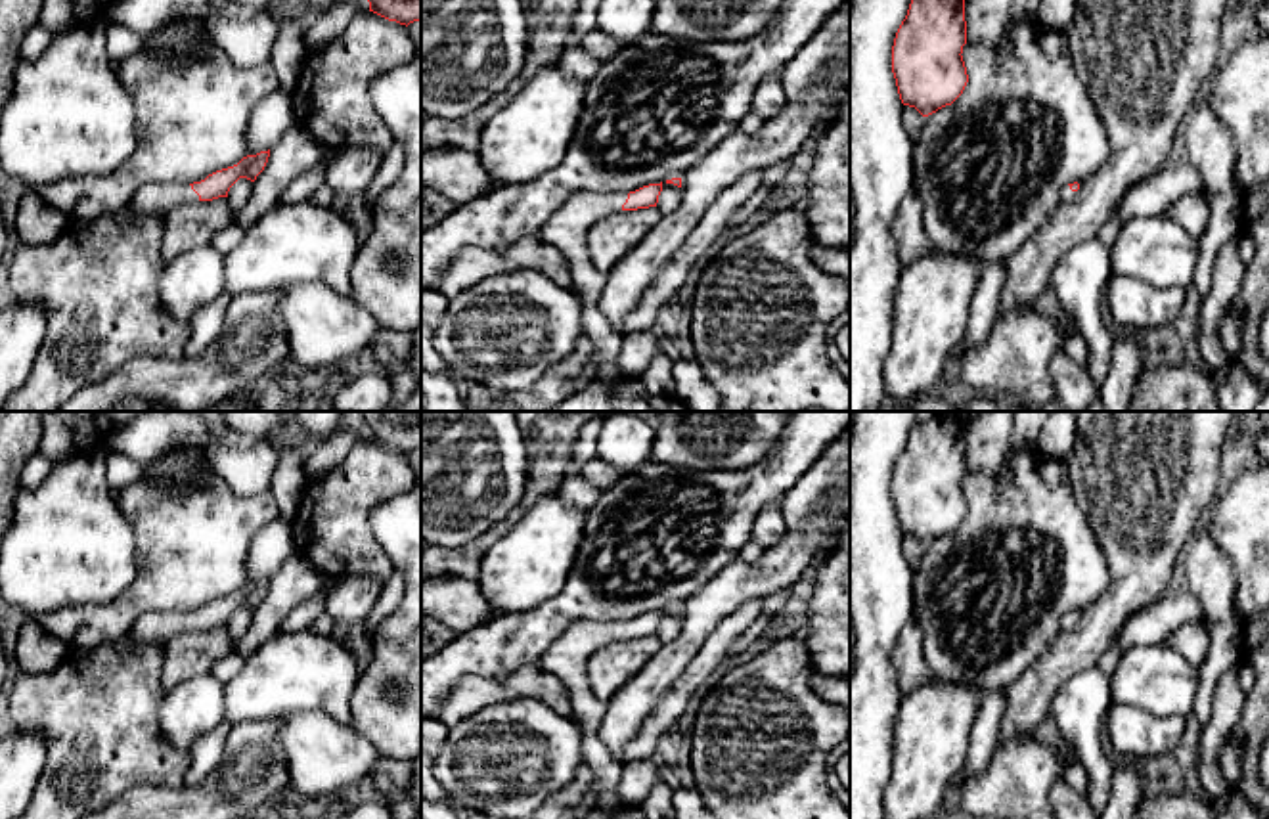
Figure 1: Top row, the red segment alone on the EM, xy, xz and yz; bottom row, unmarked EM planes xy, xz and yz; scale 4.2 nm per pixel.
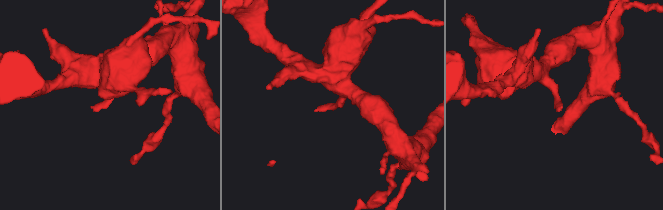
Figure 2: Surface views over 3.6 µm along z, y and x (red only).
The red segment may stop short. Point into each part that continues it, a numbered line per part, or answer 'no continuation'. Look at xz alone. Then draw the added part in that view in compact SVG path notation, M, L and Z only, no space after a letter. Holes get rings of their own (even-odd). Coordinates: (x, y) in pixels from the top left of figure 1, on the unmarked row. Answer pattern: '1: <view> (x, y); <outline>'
1: xz (567, 659); M578 622L567 628L540 658L540 668L561 679L568 691L572 706L570 716L582 731L584 764L591 769L597 785L595 804L607 813L622 806L616 792L622 762L614 760L599 739L599 725L605 718L607 704L591 691L588 660L595 651L622 639L626 628L628 622Z

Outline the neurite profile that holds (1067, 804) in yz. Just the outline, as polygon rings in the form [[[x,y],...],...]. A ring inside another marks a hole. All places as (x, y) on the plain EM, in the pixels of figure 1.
[[[1058,775],[1049,792],[1055,819],[1099,819],[1091,804]]]

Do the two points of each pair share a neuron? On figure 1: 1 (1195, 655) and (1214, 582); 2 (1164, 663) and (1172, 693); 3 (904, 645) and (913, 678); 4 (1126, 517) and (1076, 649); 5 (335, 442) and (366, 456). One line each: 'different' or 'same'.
1: different
2: same
3: same
4: same
5: different

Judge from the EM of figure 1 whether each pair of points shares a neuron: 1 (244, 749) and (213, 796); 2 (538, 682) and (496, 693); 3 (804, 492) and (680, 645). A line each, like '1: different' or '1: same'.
1: same
2: same
3: same

